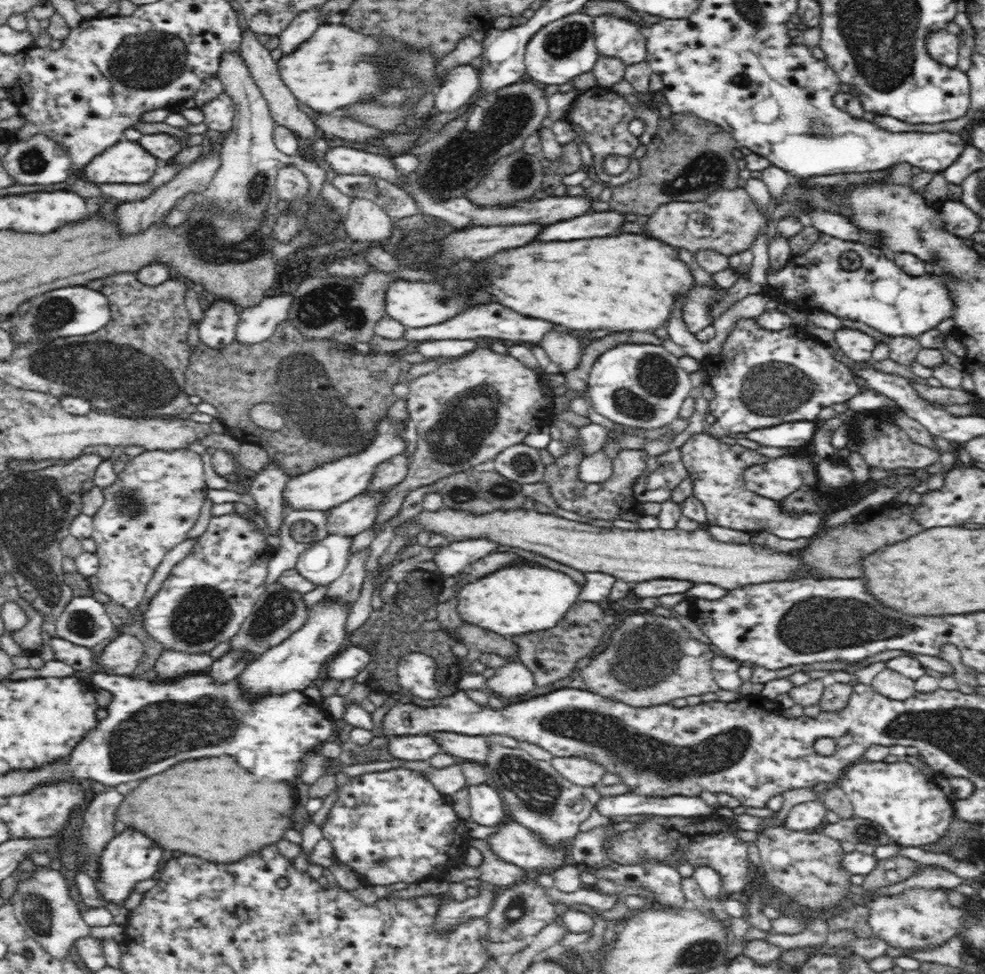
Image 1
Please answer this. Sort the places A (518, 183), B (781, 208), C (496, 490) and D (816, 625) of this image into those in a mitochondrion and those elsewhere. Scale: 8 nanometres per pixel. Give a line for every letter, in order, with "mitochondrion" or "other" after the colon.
A: mitochondrion
B: other
C: mitochondrion
D: mitochondrion

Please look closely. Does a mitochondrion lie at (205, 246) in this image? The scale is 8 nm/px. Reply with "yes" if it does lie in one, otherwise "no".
yes

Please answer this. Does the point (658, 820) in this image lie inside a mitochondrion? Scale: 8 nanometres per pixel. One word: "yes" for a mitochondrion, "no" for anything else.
no

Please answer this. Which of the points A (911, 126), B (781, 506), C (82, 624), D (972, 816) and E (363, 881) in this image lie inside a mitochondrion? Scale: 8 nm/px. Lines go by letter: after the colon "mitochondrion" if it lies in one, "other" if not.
A: other
B: other
C: mitochondrion
D: other
E: other

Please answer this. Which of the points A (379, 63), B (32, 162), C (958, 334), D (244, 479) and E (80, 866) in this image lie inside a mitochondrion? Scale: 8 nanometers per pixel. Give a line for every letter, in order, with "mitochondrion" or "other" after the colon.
A: mitochondrion
B: mitochondrion
C: other
D: other
E: other

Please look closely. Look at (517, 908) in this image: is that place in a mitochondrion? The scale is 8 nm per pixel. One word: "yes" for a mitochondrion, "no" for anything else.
yes

